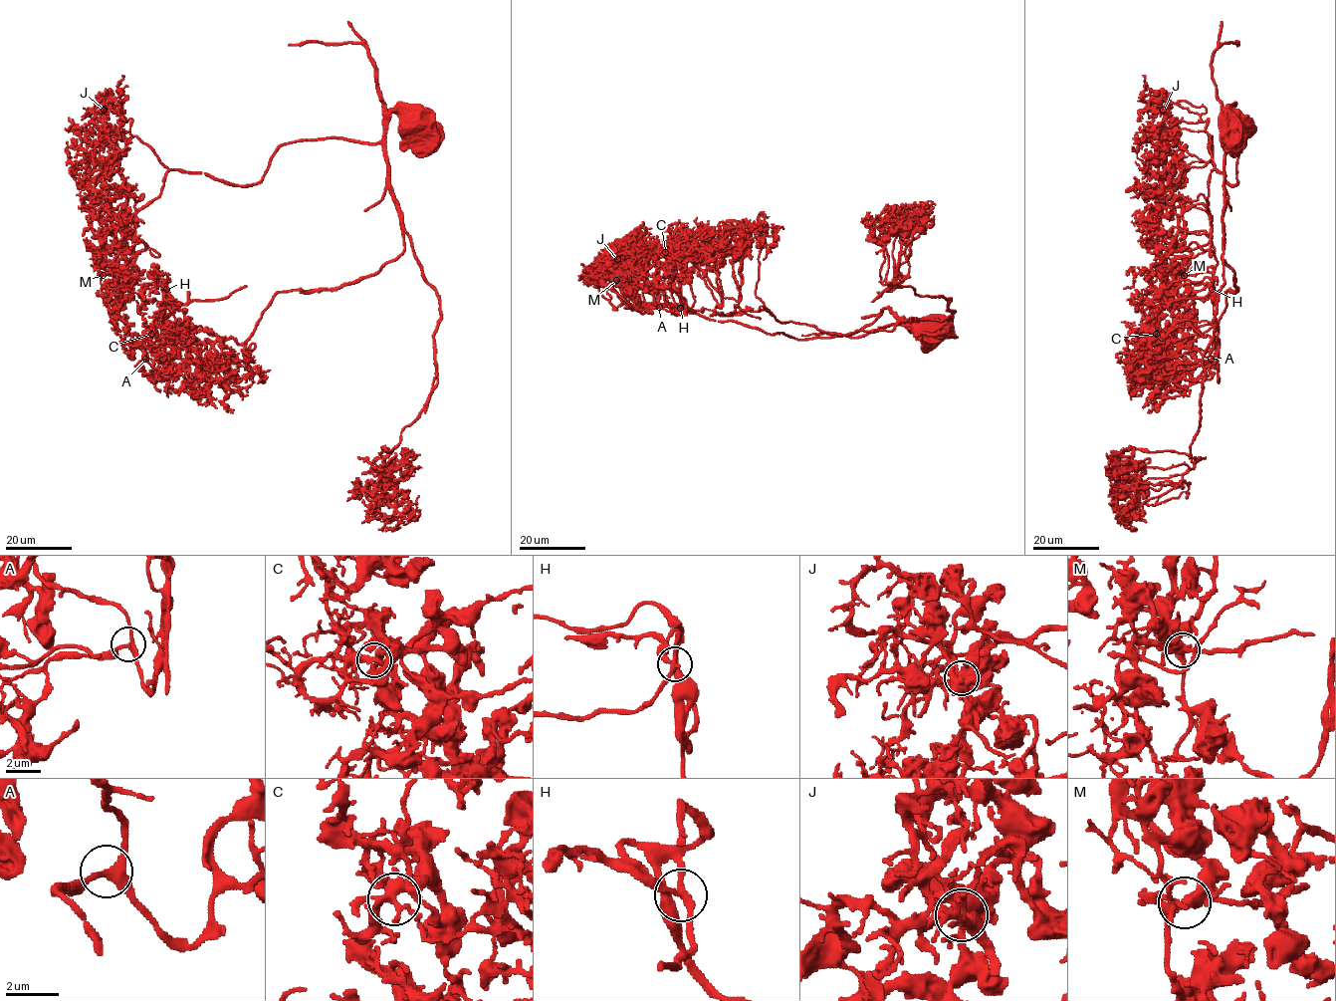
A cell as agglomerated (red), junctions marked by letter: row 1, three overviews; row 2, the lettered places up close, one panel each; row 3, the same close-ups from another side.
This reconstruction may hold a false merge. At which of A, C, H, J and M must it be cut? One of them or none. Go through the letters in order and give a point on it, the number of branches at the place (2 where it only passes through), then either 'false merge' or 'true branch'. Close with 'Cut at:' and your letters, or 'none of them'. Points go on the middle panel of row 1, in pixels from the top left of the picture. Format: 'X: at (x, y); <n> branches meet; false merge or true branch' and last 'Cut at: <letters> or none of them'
A: at (659, 307); 3 branches meet; true branch
C: at (665, 252); 6 branches meet; true branch
H: at (680, 308); 5 branches meet; true branch
J: at (617, 259); 6 branches meet; true branch
M: at (616, 280); 5 branches meet; true branch
Cut at: none of them

